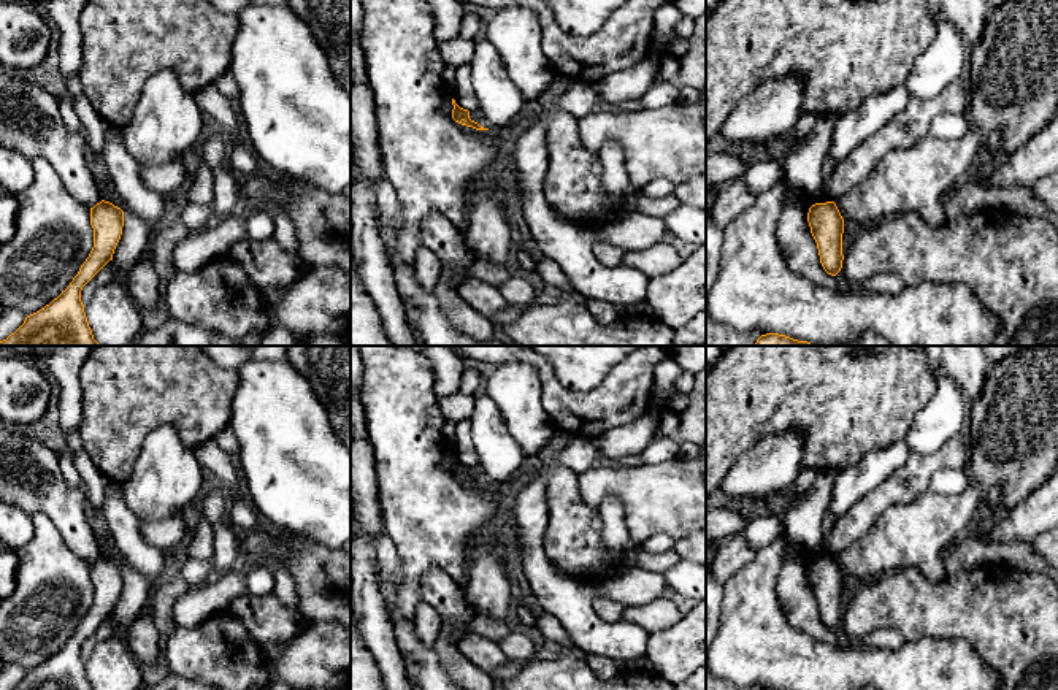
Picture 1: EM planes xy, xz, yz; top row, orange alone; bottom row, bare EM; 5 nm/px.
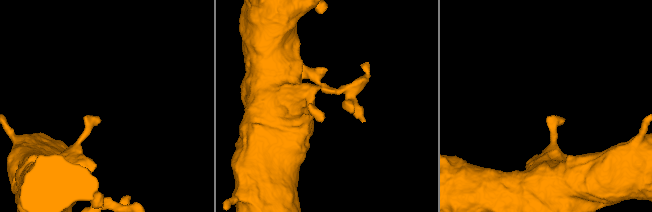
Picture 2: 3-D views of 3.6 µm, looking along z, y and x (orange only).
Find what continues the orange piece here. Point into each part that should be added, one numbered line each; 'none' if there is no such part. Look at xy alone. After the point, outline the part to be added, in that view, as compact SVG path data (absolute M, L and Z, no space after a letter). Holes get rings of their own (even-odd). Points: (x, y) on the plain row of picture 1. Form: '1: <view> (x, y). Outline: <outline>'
none

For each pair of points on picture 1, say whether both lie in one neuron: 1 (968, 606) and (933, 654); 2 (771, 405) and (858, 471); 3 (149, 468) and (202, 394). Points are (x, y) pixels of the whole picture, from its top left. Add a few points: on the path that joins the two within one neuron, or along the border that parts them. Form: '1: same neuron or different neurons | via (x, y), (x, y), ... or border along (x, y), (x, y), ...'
1: different neurons | border along (908, 641), (925, 636), (963, 638), (979, 654)
2: different neurons | border along (884, 446), (870, 449), (857, 462), (838, 473)
3: different neurons | border along (141, 443), (157, 427), (172, 425), (192, 449)

